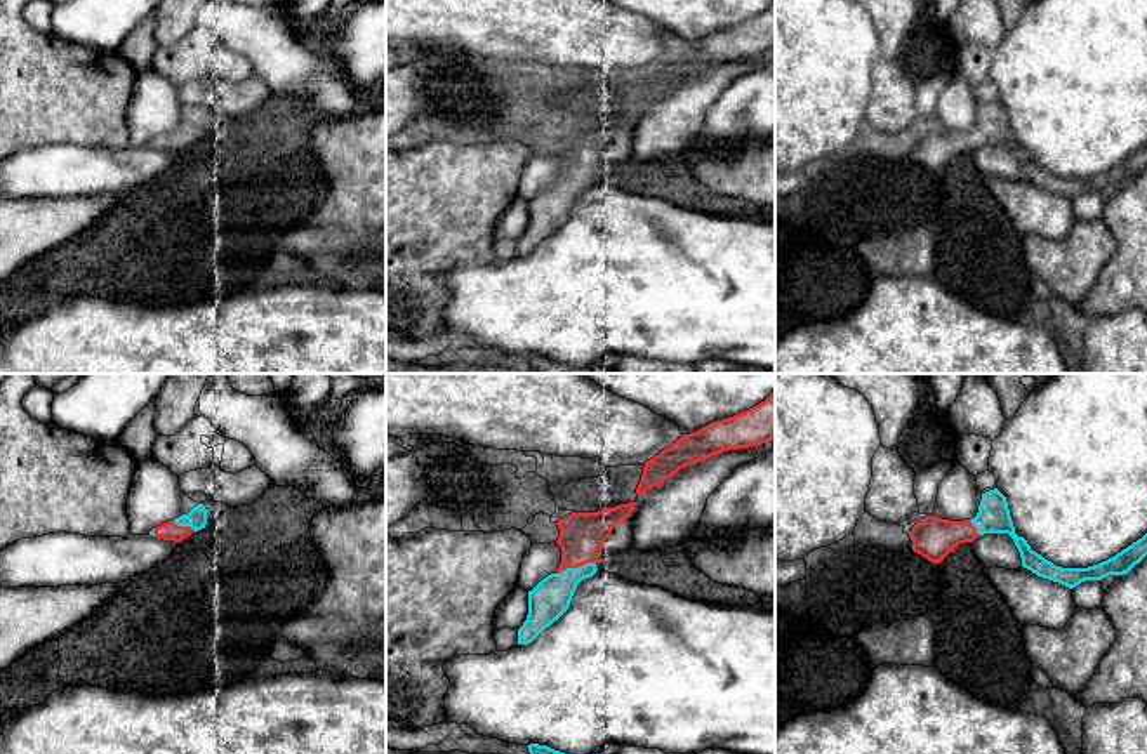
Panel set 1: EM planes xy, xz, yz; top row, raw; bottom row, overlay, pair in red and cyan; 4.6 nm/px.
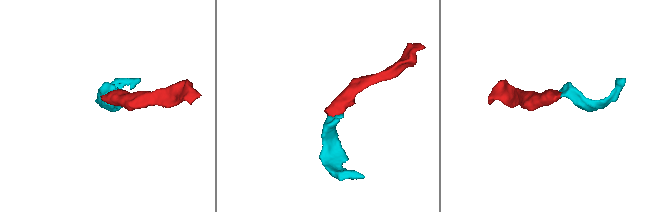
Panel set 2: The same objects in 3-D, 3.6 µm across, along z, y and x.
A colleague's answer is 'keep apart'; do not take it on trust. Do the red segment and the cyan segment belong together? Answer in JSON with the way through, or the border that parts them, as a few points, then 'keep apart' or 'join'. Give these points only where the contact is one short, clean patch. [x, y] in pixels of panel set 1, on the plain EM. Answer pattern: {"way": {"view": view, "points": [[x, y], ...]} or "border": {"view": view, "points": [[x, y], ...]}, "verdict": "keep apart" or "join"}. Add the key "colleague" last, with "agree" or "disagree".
{"way": {"view": "xz", "points": [[581, 148], [576, 178], [551, 207]]}, "verdict": "join", "colleague": "disagree"}

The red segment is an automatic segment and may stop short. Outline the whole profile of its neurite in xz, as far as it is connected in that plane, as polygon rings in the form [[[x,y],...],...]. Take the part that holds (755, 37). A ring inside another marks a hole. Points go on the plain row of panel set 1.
[[[775,2],[759,16],[733,28],[721,30],[683,45],[659,66],[646,71],[638,108],[659,97],[680,80],[706,71],[713,66],[756,57],[775,49]]]

